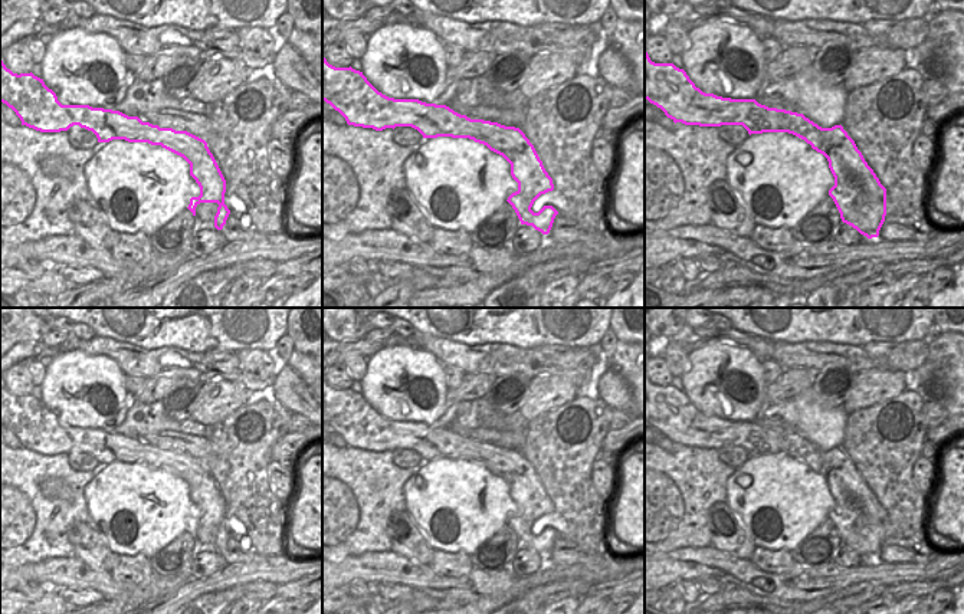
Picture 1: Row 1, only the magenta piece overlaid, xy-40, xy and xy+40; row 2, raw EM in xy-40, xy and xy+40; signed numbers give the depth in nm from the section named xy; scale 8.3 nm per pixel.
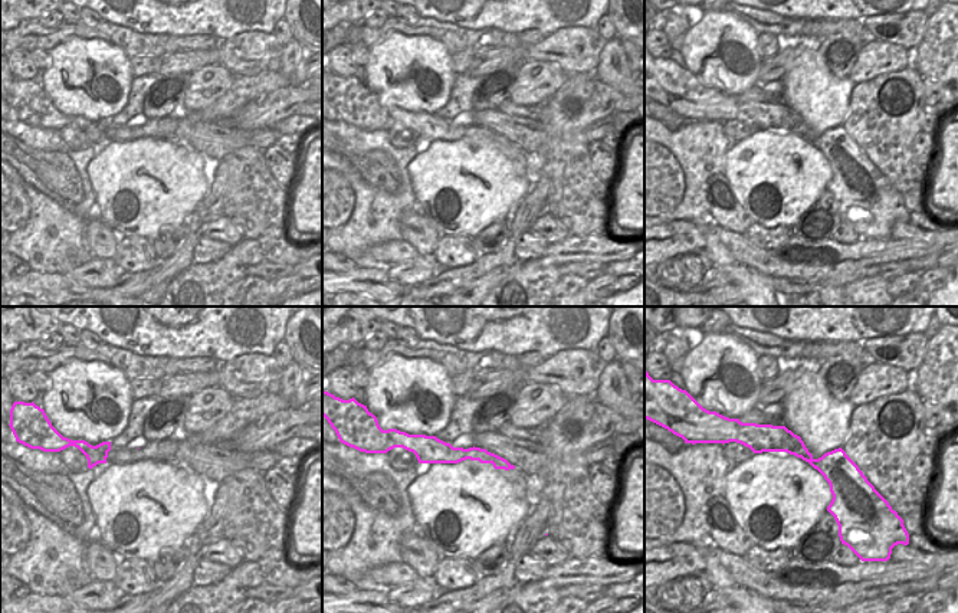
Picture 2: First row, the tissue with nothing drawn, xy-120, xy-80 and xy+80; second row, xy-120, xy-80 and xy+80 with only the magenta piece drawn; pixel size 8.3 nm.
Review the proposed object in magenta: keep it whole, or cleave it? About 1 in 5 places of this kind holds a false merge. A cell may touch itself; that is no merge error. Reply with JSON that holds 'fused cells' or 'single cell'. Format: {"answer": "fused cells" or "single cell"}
{"answer": "single cell"}

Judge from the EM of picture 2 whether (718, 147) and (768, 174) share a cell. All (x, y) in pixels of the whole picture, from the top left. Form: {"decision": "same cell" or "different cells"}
{"decision": "different cells"}

